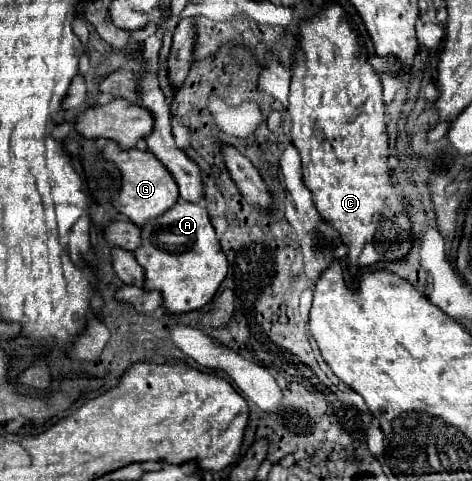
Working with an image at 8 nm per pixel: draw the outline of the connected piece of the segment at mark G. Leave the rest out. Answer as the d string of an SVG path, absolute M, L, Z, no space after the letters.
M110 143L102 149L104 157L110 159L120 171L122 171L122 189L120 193L114 197L114 207L126 215L132 223L136 225L144 225L156 217L160 217L162 213L166 213L168 209L172 209L178 201L178 185L176 179L172 177L172 173L156 159L156 155L152 151L140 151L140 149L120 149L120 145Z

